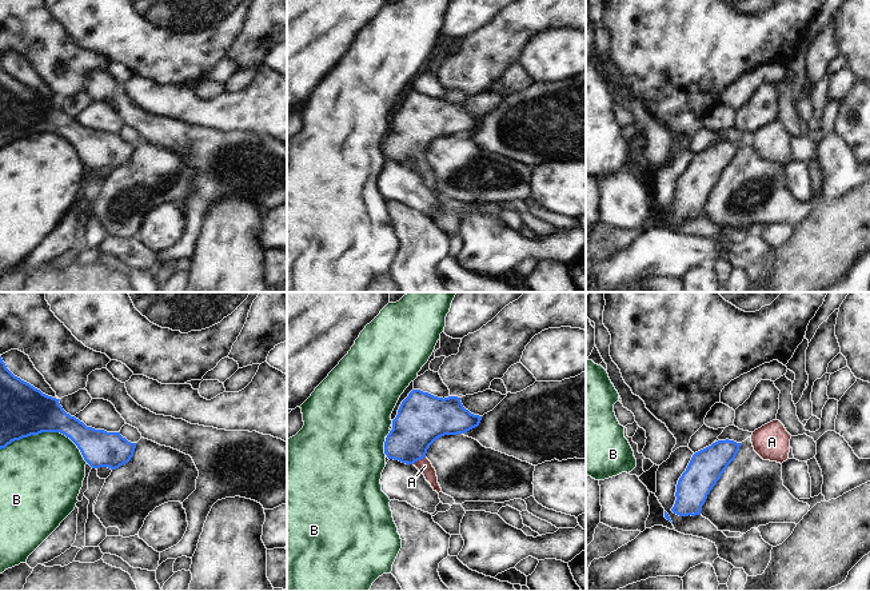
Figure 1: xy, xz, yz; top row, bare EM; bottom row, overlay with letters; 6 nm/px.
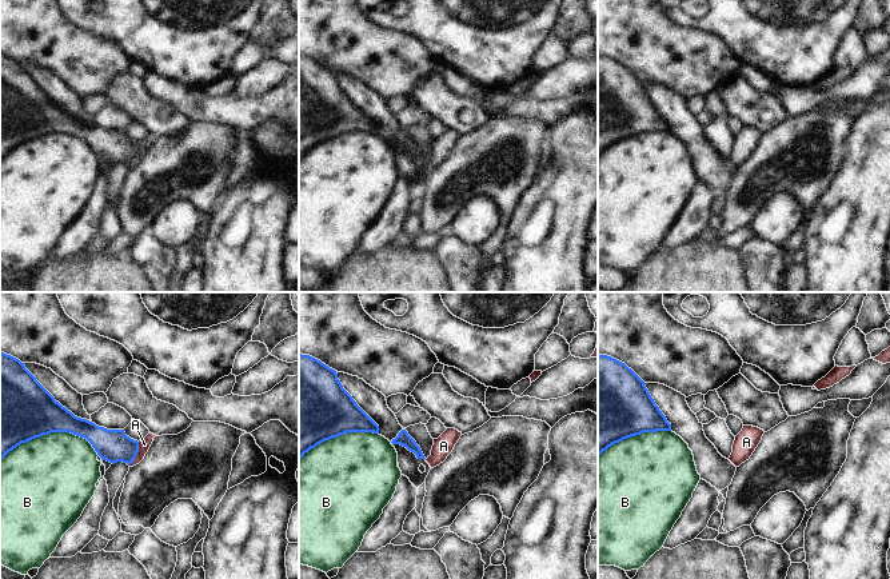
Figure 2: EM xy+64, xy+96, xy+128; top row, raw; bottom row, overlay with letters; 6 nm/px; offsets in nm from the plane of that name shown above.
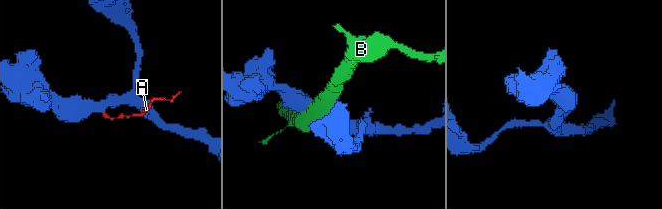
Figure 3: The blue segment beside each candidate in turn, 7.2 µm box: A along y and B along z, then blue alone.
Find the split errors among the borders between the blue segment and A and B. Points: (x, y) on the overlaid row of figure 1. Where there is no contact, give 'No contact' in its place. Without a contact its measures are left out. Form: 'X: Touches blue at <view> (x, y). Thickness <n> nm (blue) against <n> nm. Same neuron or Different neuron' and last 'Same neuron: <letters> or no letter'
A: Touches blue at xz (418, 459). Thickness 300 nm (blue) against 90 nm. Different neuron
B: Touches blue at xy (47, 431). Thickness 300 nm (blue) against 480 nm. Different neuron
Same neuron: no letter

